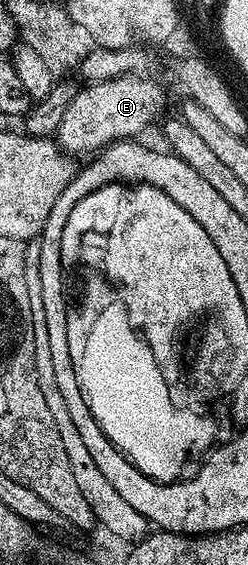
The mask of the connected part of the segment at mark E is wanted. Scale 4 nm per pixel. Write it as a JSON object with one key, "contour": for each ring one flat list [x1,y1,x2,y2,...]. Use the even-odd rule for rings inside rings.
{"contour":[[128,74,80,87,77,98,69,102,69,110,65,110,61,118,57,133,59,147,71,154,90,153,116,140,138,137,138,132,145,131,155,119,158,121,164,115,163,88,149,77,147,74]]}

